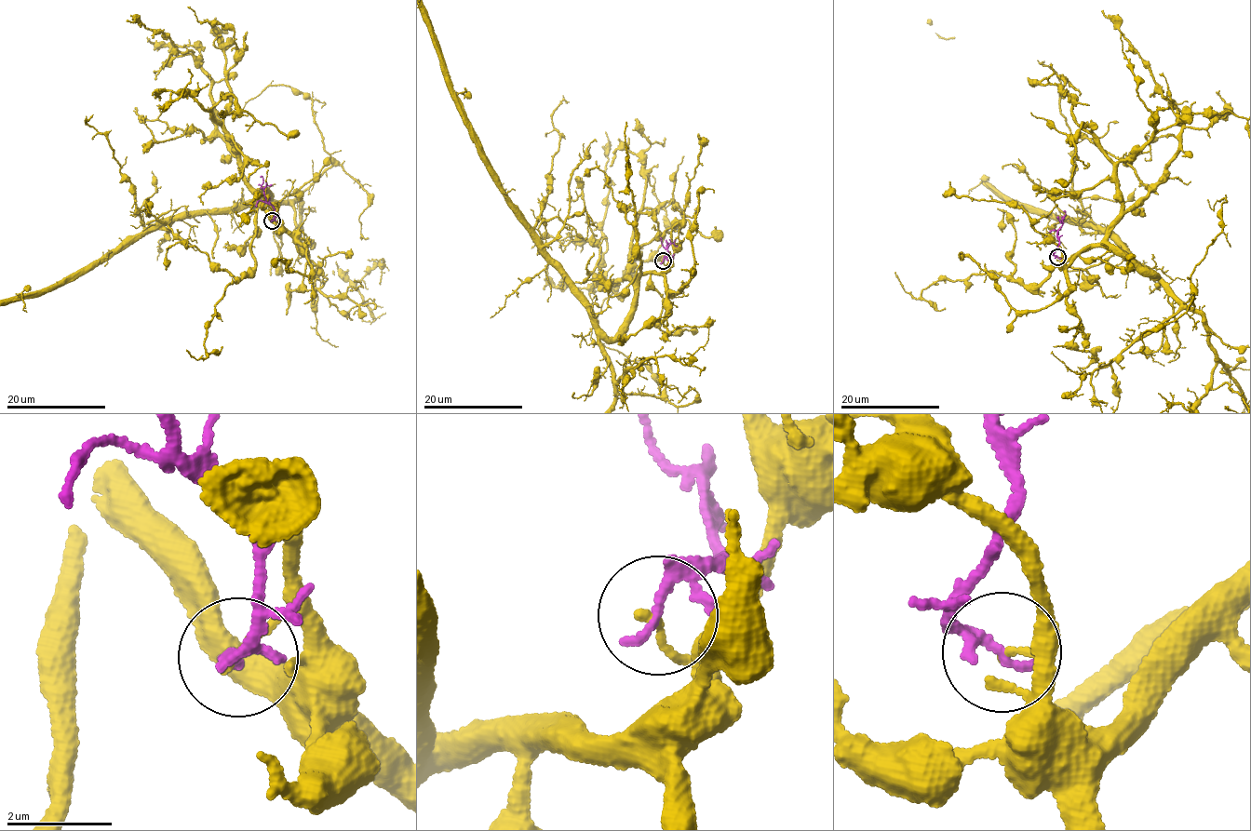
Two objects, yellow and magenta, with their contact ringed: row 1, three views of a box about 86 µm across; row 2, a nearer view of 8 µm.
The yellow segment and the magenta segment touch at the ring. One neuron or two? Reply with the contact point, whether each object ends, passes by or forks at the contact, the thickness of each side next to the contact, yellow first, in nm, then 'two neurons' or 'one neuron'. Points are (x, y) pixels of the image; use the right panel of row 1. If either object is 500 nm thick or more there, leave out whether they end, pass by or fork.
place (1057, 257); yellow ends; magenta passes by; calibres 160 and 140 nm; two neurons

